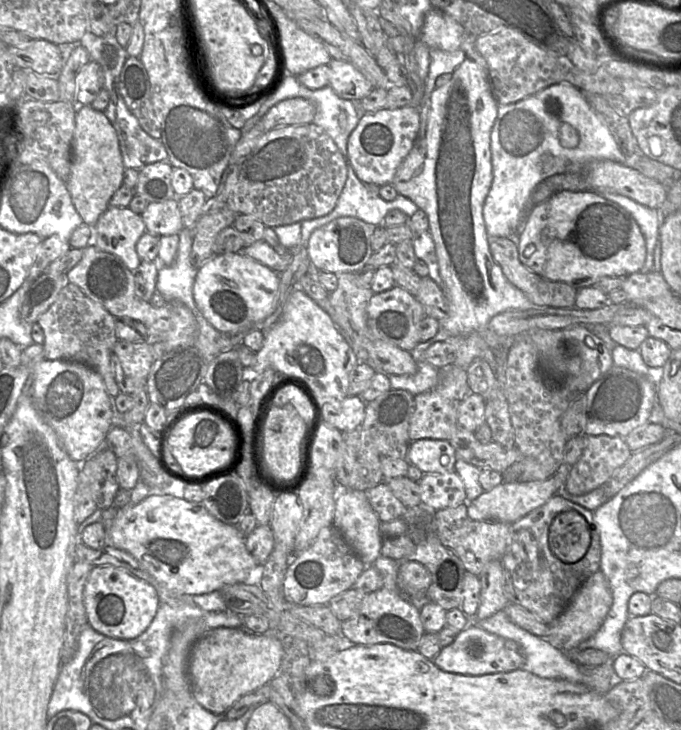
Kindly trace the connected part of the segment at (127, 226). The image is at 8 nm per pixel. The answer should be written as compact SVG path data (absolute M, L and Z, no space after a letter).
M109 206L91 227L91 244L119 257L131 271L139 266L141 259L137 255L136 244L146 232L141 215L128 207Z

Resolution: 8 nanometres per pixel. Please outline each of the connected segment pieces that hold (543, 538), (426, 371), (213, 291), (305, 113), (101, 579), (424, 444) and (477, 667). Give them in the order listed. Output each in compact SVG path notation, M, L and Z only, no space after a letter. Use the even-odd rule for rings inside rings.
M554 495L542 506L511 524L506 550L501 558L507 603L523 607L538 620L551 624L569 605L581 586L601 567L601 540L594 512ZM578 511L589 523L592 535L586 555L576 563L564 563L549 552L548 534L553 519L562 512Z
M418 363L418 365L414 375L389 376L391 388L407 391L415 397L436 387L440 380L440 370L426 363Z
M227 252L214 255L198 268L193 285L193 297L203 316L215 329L222 334L239 334L249 332L246 331L246 327L263 321L275 311L278 287L277 272L244 255L243 252Z
M304 98L282 100L272 106L261 118L264 130L286 125L313 123L316 106Z
M113 566L92 568L84 591L84 605L89 625L106 637L133 641L150 627L160 601L155 590L120 568Z
M420 440L411 442L406 460L425 475L453 472L457 458L450 441Z
M478 625L459 632L454 642L443 647L434 659L435 665L445 672L470 676L522 669L524 662L524 653L517 642L489 633Z

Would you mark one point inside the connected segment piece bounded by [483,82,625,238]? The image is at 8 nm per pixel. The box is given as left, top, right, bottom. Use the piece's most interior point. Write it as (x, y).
(535, 137)

